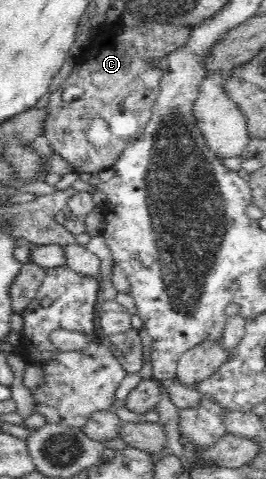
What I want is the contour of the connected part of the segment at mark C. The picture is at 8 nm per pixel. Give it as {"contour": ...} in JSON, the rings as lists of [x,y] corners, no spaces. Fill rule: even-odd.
{"contour":[[[139,20],[137,26],[129,27],[125,24],[119,28],[119,23],[111,24],[107,34],[90,38],[81,48],[81,53],[76,55],[75,68],[67,79],[57,79],[53,83],[53,94],[47,110],[49,116],[46,118],[46,139],[49,145],[72,167],[73,171],[80,173],[94,173],[108,169],[117,161],[118,155],[125,151],[125,147],[135,144],[145,130],[147,123],[152,117],[152,108],[158,100],[161,89],[161,59],[176,51],[190,37],[191,29],[186,24],[176,25],[174,23],[155,23]],[[71,86],[77,86],[85,93],[81,99],[69,103],[63,101],[63,90]],[[94,119],[103,119],[109,124],[108,144],[104,147],[95,147],[89,143],[88,131]]]}

